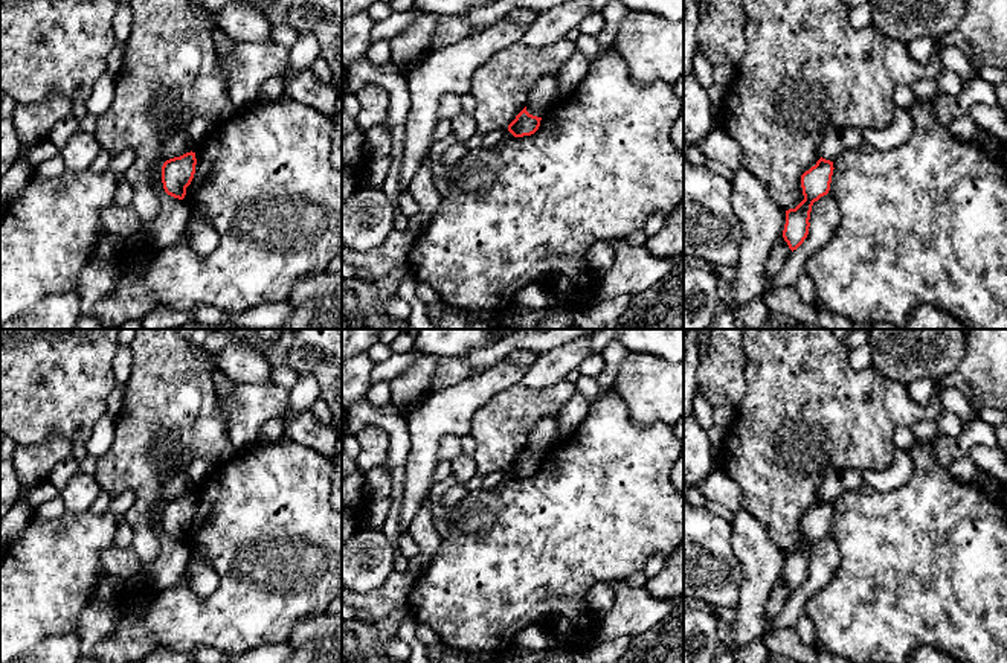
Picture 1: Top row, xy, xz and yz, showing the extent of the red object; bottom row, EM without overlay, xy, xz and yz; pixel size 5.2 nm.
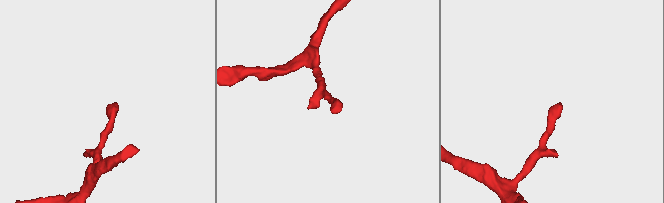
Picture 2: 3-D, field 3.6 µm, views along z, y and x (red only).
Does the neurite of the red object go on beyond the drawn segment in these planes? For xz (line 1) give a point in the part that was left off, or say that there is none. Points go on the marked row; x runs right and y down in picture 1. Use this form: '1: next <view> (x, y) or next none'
1: next none

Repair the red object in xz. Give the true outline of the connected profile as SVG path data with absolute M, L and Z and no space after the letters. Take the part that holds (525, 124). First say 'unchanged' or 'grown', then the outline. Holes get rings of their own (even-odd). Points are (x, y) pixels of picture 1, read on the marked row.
unchanged; M526 107L516 116L516 119L508 125L508 131L514 137L523 137L534 134L540 127L542 117L532 116L526 111Z

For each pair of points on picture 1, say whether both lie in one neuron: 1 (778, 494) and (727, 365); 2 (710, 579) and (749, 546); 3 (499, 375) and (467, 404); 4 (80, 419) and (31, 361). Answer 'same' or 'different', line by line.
1: different
2: different
3: same
4: same

